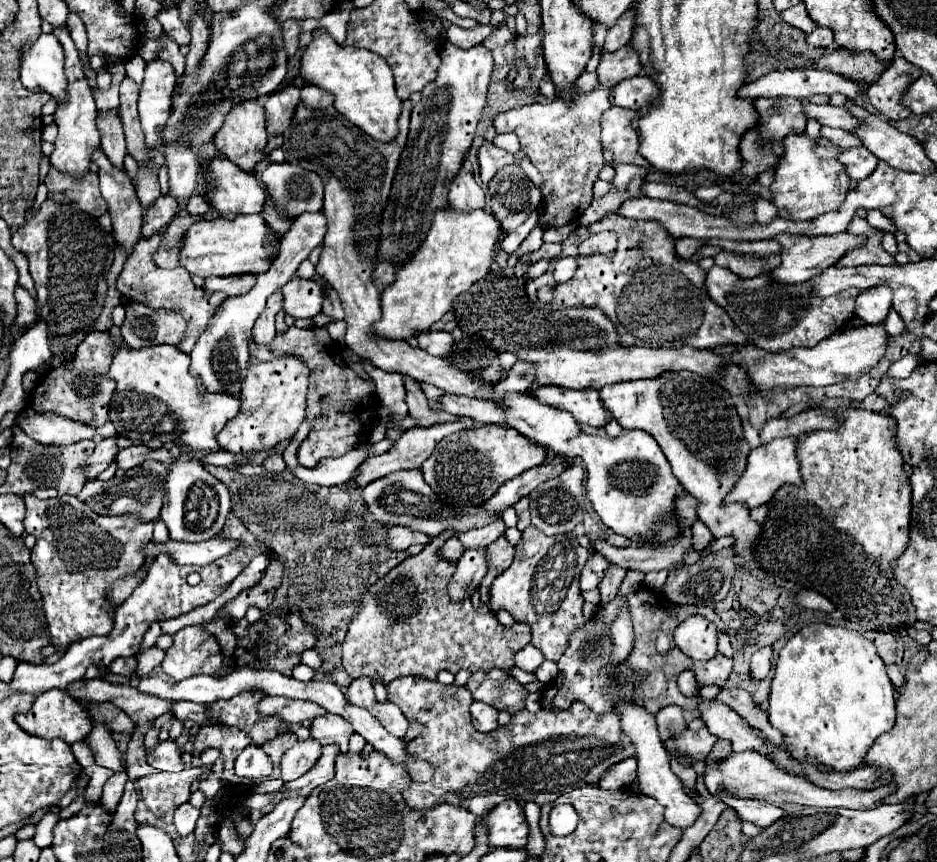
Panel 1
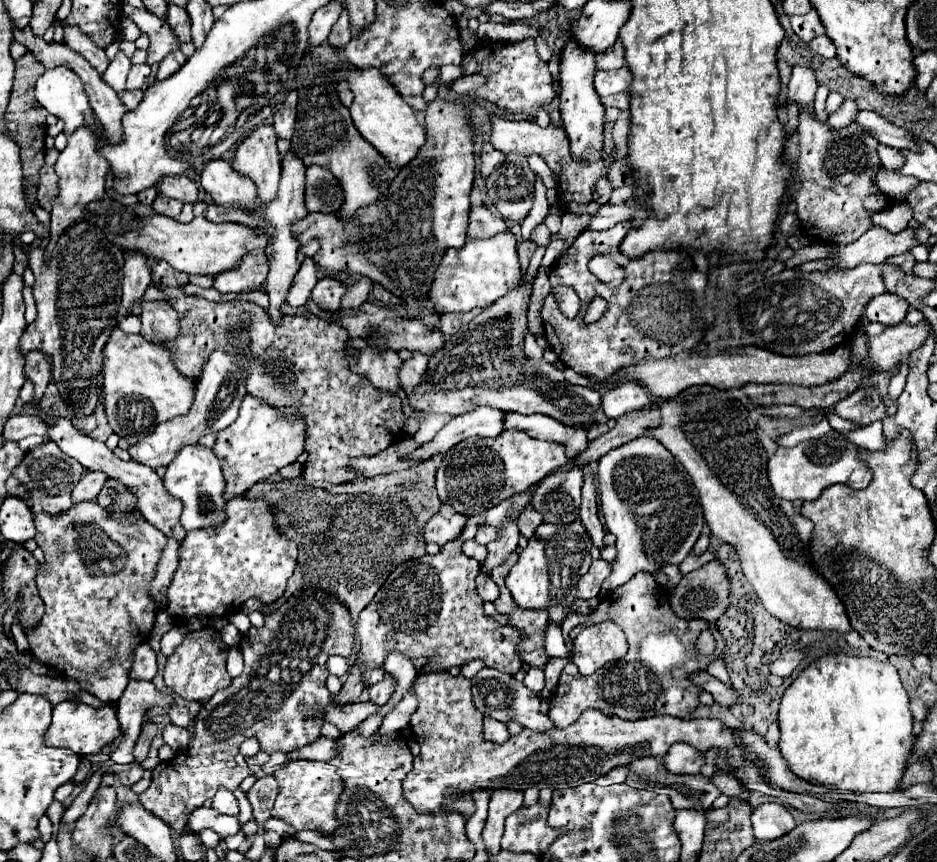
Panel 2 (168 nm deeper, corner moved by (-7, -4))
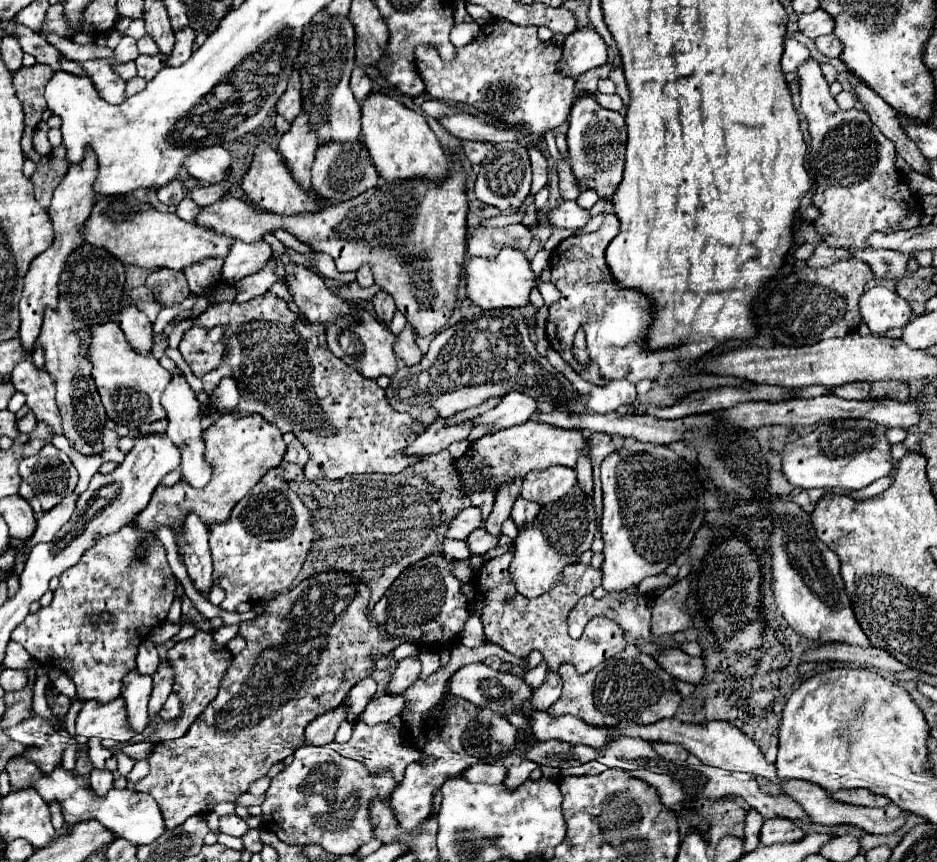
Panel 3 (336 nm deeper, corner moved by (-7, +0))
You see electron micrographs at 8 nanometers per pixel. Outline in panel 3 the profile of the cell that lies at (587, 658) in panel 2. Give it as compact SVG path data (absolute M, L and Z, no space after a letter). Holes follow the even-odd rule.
M513 550L505 552L499 558L487 560L483 568L479 570L479 590L481 590L481 600L483 600L483 612L481 612L481 622L485 628L485 638L491 644L501 646L509 654L515 656L529 656L531 650L539 650L549 666L555 666L555 670L563 662L575 664L577 672L585 674L603 660L611 658L613 654L621 652L627 644L627 636L619 626L613 626L615 622L597 616L591 620L579 639L569 638L567 616L571 608L579 602L579 598L591 594L599 584L601 584L601 570L583 566L583 564L569 564L563 568L559 582L543 594L543 598L529 600L521 594L517 594L515 584L509 578L509 564L513 560Z

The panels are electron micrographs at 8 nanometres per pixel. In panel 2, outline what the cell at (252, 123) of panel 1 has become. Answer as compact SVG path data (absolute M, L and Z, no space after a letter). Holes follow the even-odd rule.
M257 126L243 142L239 142L231 164L239 174L249 176L257 184L261 202L273 200L281 178L281 156L277 152L273 126Z

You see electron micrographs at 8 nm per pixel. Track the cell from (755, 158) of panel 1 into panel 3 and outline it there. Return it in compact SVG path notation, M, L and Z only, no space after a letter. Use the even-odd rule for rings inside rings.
M785 40L785 52L783 52L781 58L781 67L784 70L789 70L791 72L797 72L799 68L799 64L803 62L803 60L807 60L809 58L809 50L801 44L801 42L797 42L797 40Z

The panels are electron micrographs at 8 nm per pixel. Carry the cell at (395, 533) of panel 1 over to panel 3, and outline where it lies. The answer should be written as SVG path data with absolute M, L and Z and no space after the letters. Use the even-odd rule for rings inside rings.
M469 506L465 510L459 512L459 516L451 522L451 526L447 528L447 538L457 538L457 540L465 540L473 530L483 528L483 518L481 518L481 510L475 506Z

